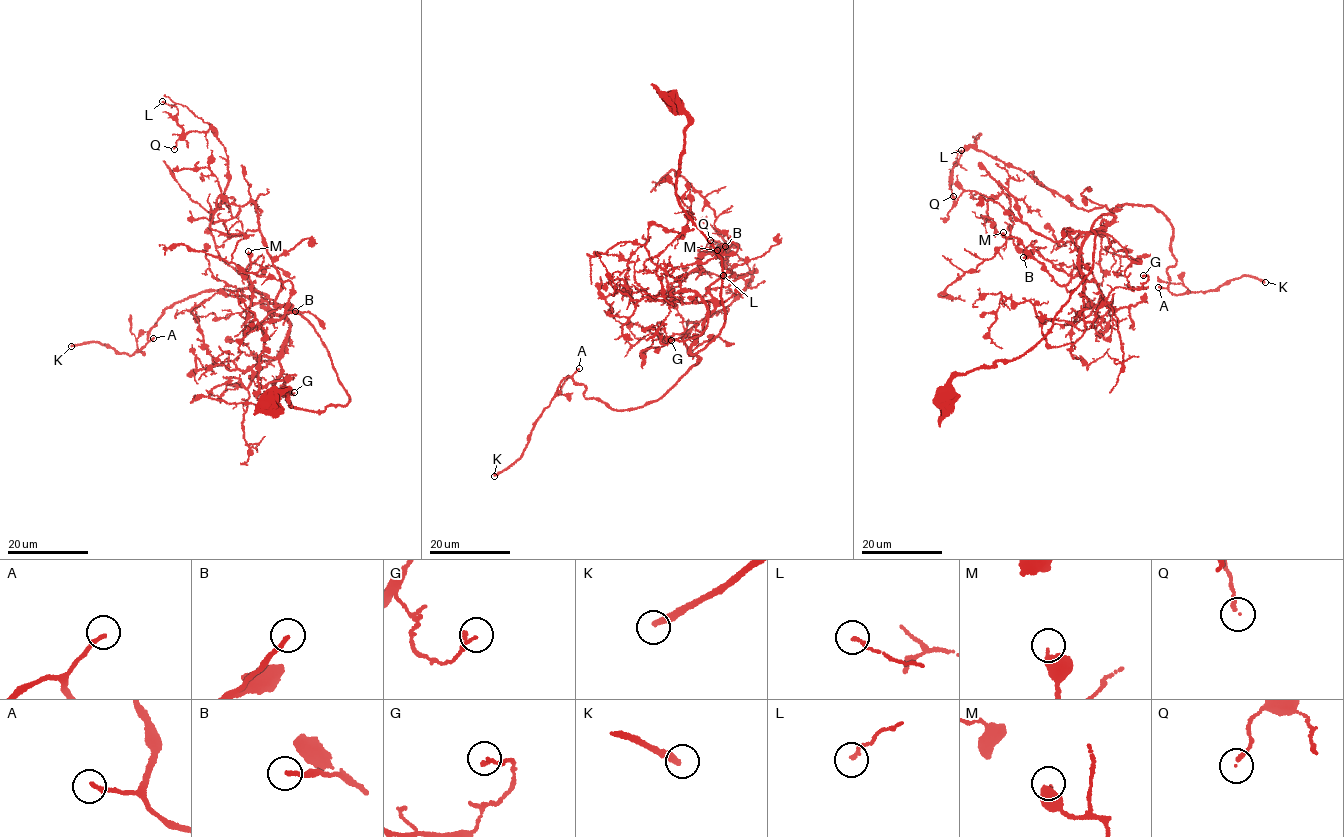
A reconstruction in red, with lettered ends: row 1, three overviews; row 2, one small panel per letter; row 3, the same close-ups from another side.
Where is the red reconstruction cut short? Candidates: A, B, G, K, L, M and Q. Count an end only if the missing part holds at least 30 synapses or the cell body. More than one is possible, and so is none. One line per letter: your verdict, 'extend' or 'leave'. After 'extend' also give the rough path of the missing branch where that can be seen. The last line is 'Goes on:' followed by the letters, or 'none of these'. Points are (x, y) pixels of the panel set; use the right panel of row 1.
A: extend; missing branch runs (1158, 287), (1151, 288), (1146, 295), (1121, 302), (1119, 309), (1096, 318), (1052, 304), (1037, 306)
B: extend; missing branch runs (1023, 257), (1004, 237), (1003, 223), (1019, 209), (1023, 208), (1035, 216), (1050, 239)
G: leave
K: extend; missing branch runs (1265, 282), (1284, 327), (1288, 357), (1272, 423), (1259, 445), (1267, 475), (1247, 541)
L: leave
M: leave
Q: leave
Goes on: A, B, K

